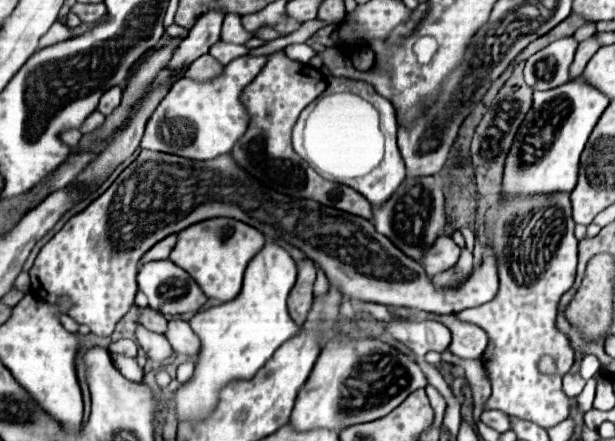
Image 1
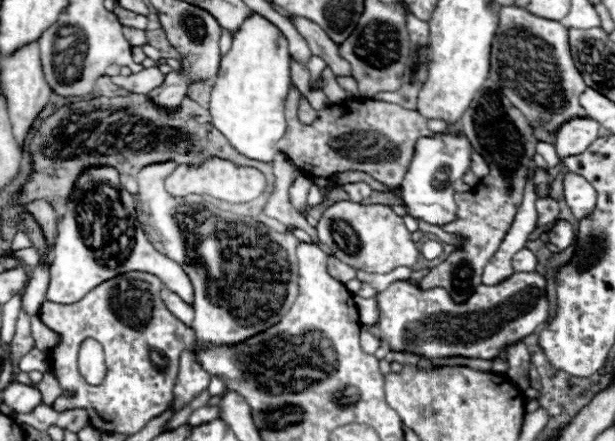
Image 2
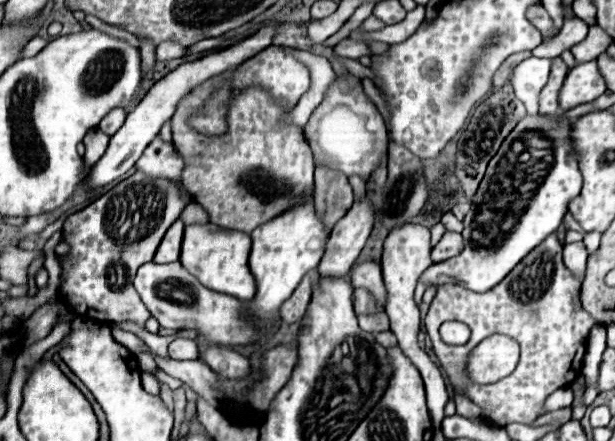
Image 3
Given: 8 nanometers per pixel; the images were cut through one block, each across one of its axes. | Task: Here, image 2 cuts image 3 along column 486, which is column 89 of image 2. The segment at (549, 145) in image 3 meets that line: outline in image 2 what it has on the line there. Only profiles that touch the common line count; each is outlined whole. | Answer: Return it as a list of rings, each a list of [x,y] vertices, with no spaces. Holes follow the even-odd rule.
[[[96,166],[78,176],[72,188],[72,196],[66,204],[66,212],[58,222],[58,238],[46,292],[48,300],[58,304],[74,304],[104,280],[132,270],[158,276],[166,288],[192,304],[194,292],[190,278],[174,260],[154,250],[144,230],[140,228],[140,222],[136,220],[134,204],[136,200],[122,188],[116,168]]]

